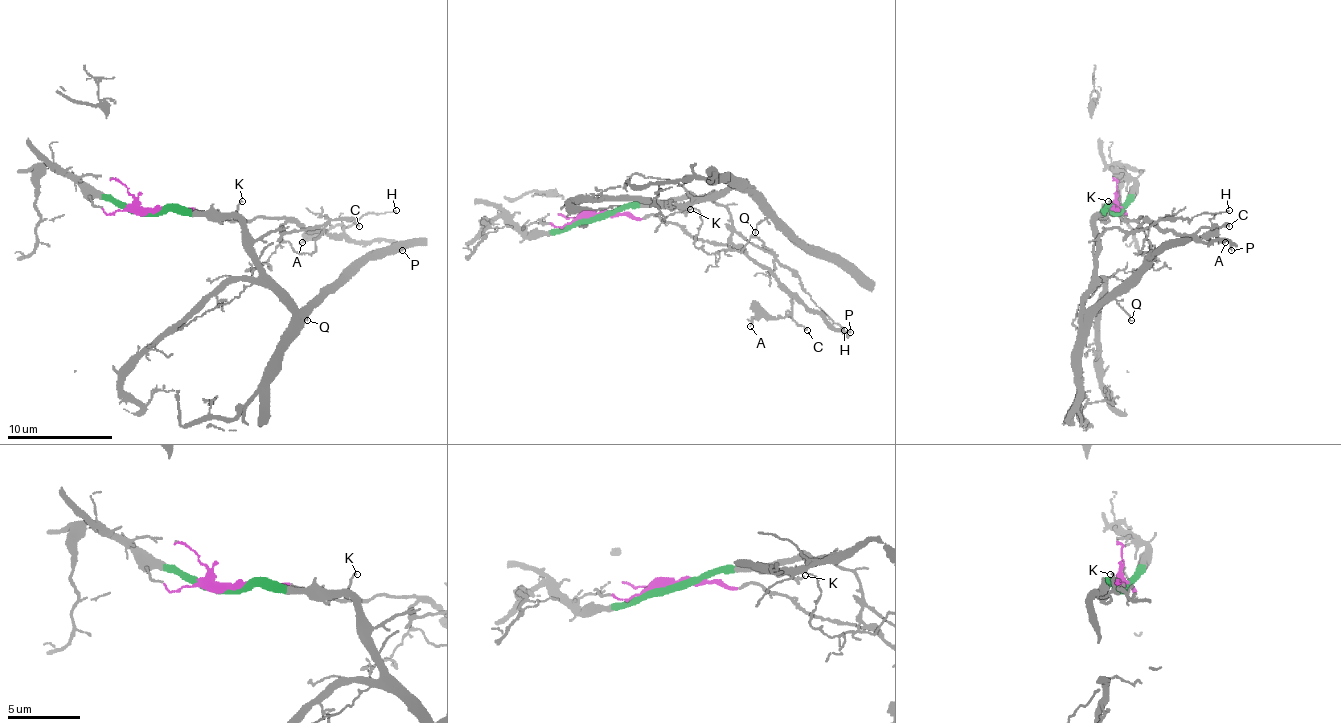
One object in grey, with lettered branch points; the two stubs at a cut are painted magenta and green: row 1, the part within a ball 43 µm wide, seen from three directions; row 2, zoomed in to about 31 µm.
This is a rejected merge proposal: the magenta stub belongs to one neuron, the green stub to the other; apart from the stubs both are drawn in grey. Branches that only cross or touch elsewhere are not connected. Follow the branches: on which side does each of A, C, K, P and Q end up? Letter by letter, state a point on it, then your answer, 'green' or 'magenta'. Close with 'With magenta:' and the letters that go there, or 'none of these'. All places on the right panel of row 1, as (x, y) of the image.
A: place (1225, 242); magenta
C: place (1229, 226); magenta
K: place (1108, 201); green
P: place (1231, 250); magenta
Q: place (1131, 320); green
With magenta: A, C, P

